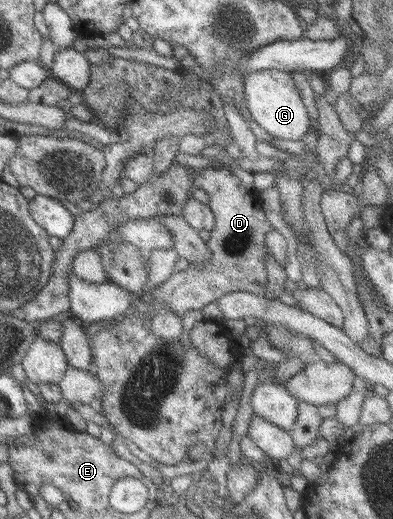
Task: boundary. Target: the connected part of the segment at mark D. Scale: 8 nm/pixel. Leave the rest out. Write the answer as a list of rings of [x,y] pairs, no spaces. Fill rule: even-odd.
[[[208,166],[200,169],[191,169],[192,189],[202,189],[209,195],[208,207],[213,211],[216,217],[216,225],[210,232],[210,240],[206,241],[210,248],[212,257],[201,263],[190,263],[186,270],[176,271],[170,274],[167,281],[163,281],[159,286],[153,289],[151,301],[155,307],[165,307],[174,315],[182,318],[186,311],[198,311],[206,307],[208,303],[212,303],[220,299],[227,293],[235,291],[245,291],[246,287],[256,287],[256,285],[264,285],[268,280],[268,251],[265,249],[265,233],[274,229],[266,219],[264,210],[256,207],[256,199],[251,193],[246,192],[240,180],[232,174],[226,167]]]

